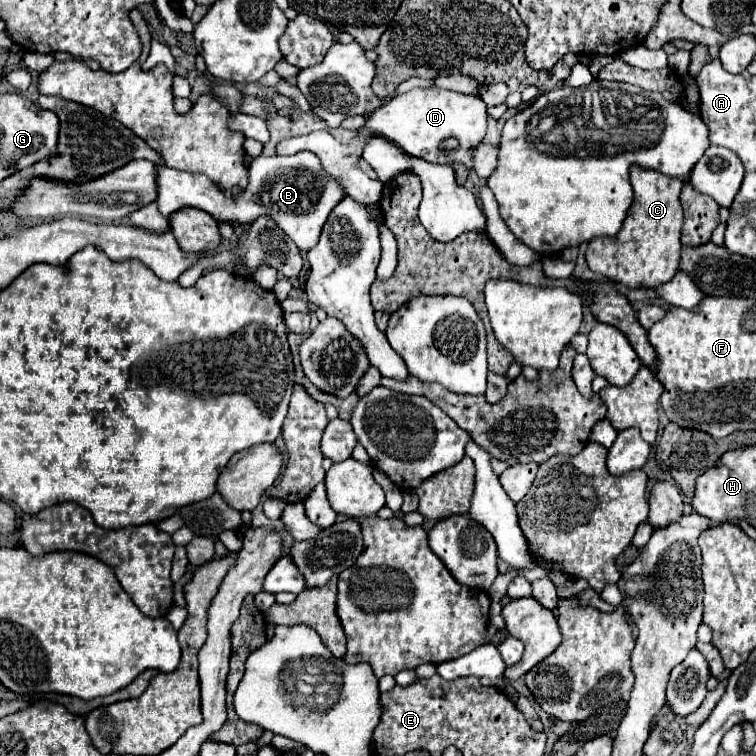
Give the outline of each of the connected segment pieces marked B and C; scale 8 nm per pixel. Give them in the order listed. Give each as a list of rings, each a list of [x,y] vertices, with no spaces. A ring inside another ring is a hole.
[[[301,151],[289,157],[273,155],[253,159],[249,185],[237,197],[227,197],[203,173],[185,173],[169,167],[159,167],[157,183],[157,205],[163,217],[169,217],[183,207],[197,207],[221,223],[251,225],[265,215],[273,219],[275,225],[279,225],[305,253],[317,245],[321,227],[331,209],[345,197],[345,189],[339,183],[331,183],[331,175],[327,175],[319,163],[311,163],[311,151]]]
[[[631,167],[631,185],[635,199],[627,211],[625,223],[615,237],[597,237],[589,243],[585,259],[593,273],[603,275],[609,281],[621,283],[629,289],[647,287],[655,289],[673,279],[679,271],[681,253],[681,225],[683,209],[679,201],[681,179],[667,177],[659,171],[647,171]]]

